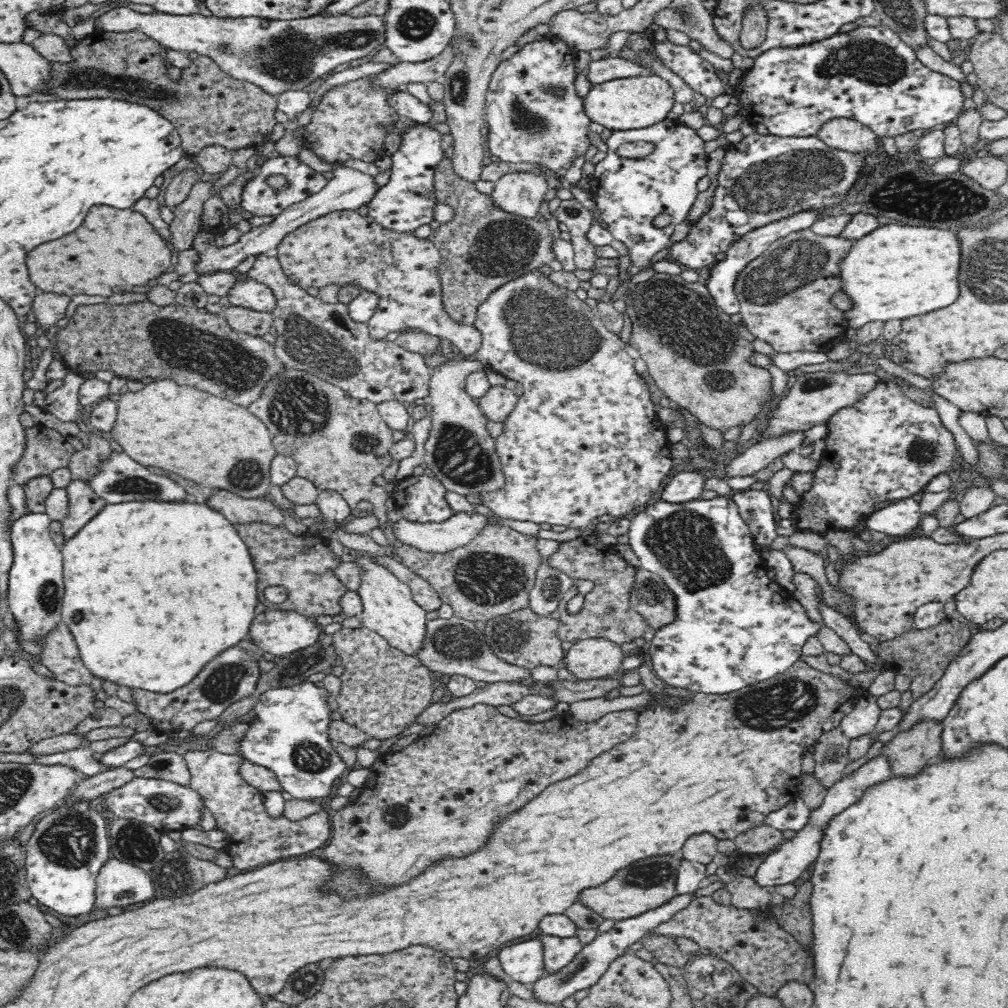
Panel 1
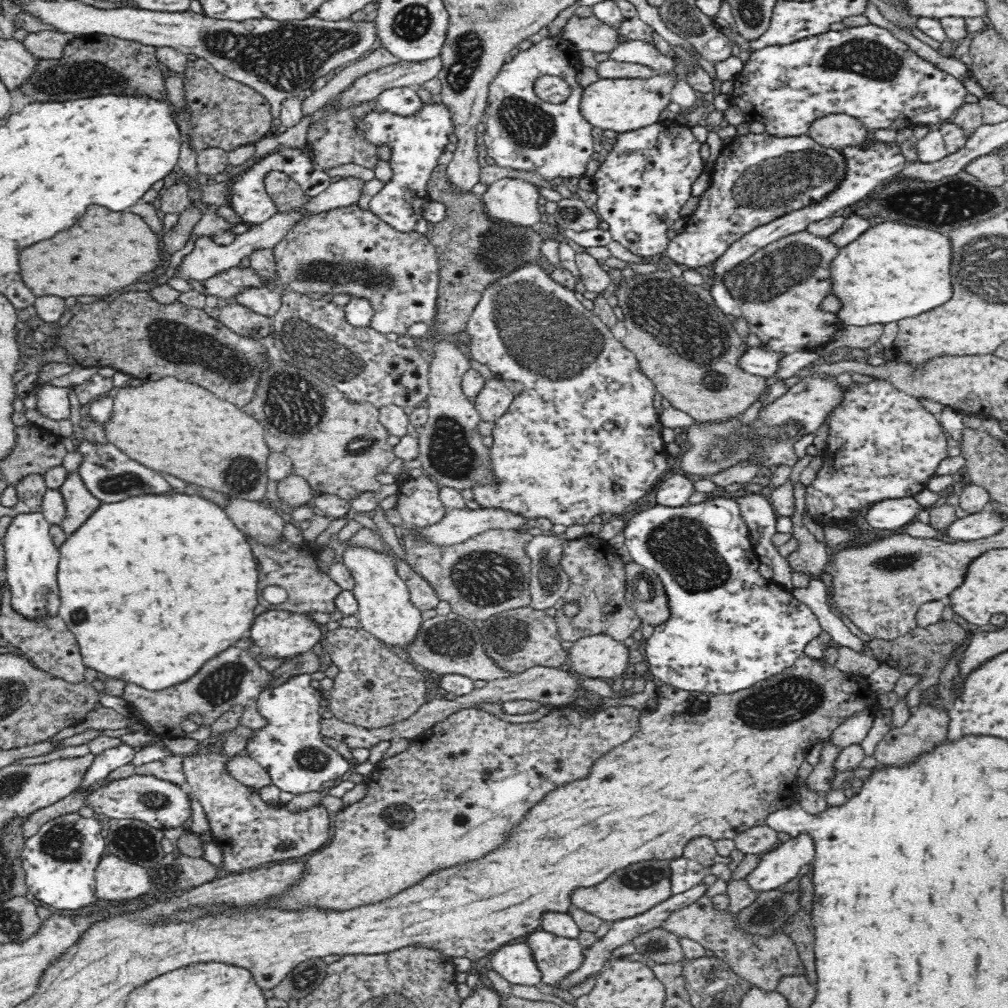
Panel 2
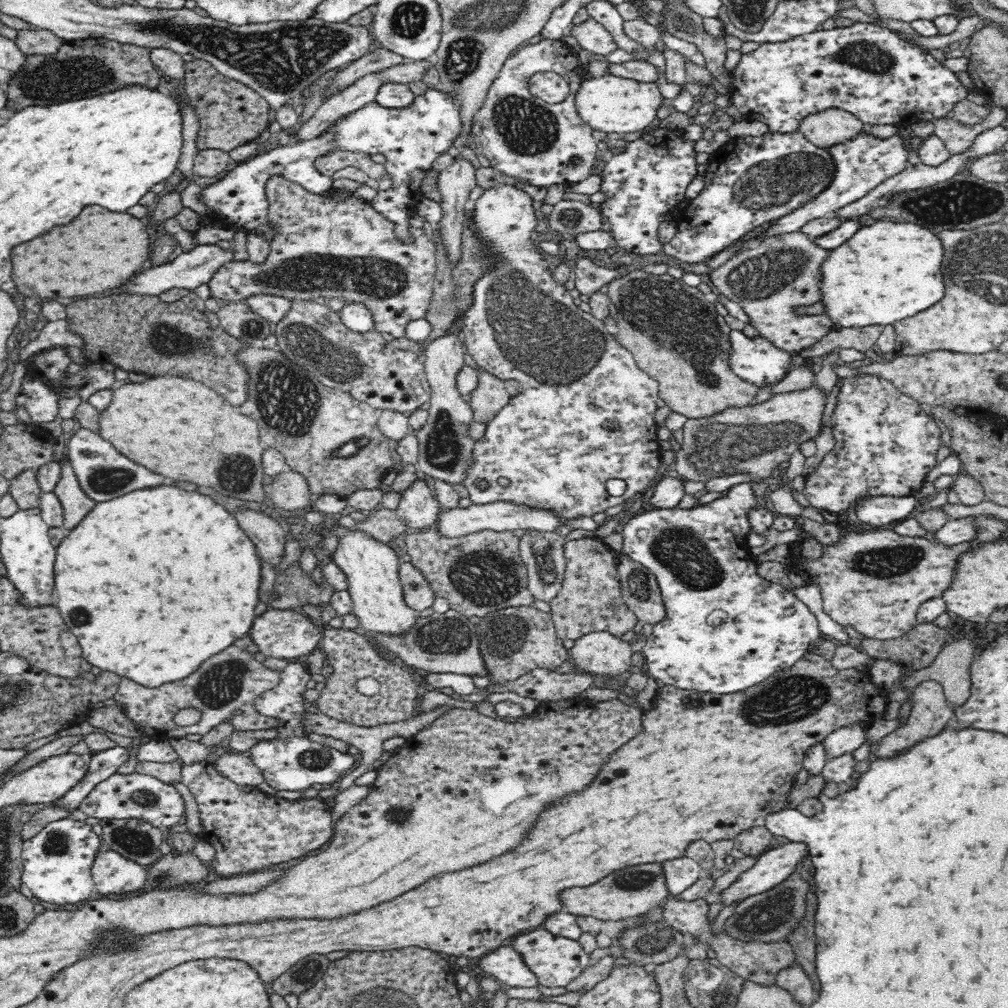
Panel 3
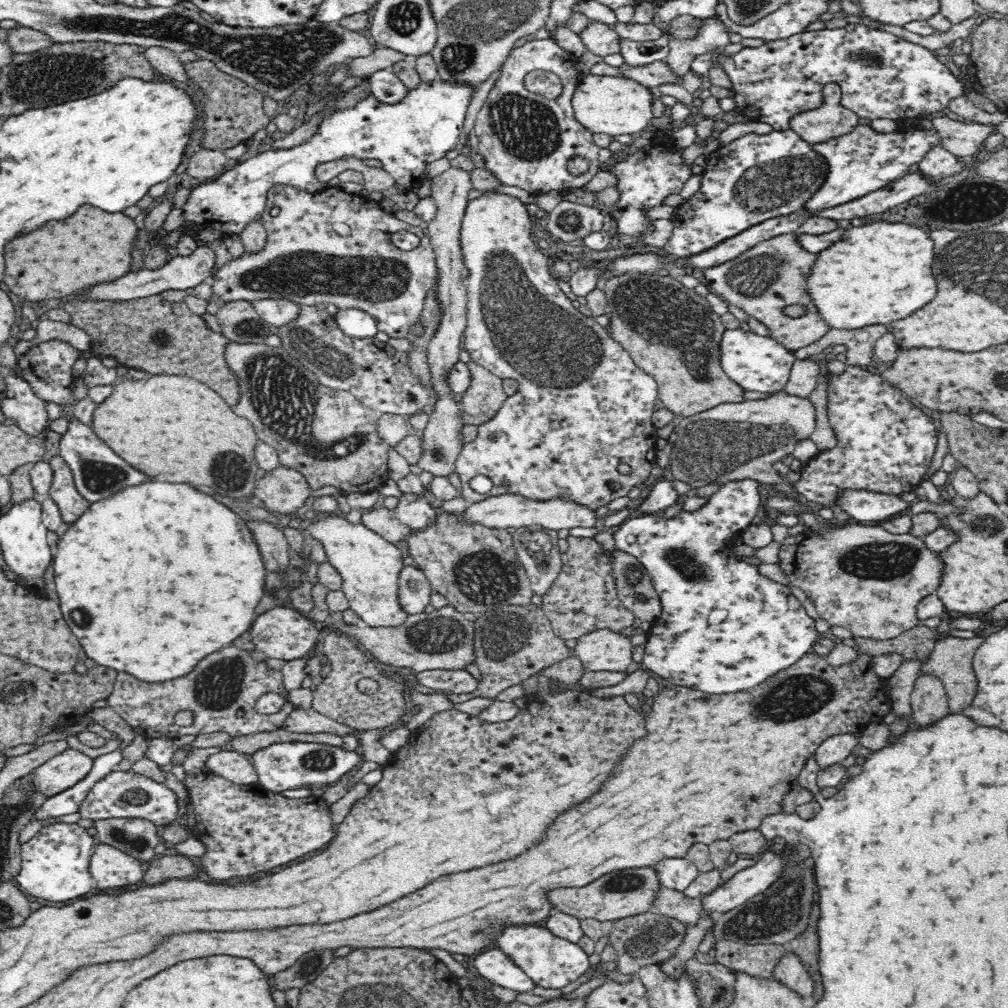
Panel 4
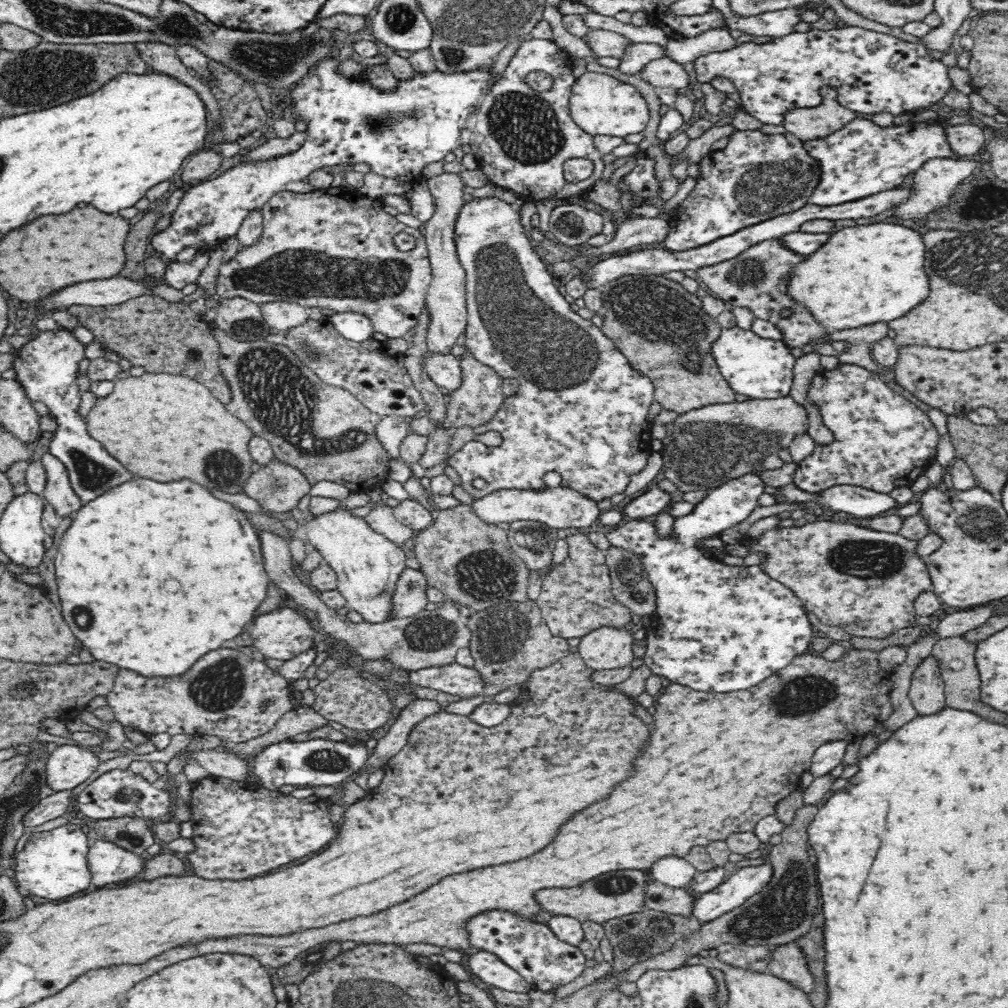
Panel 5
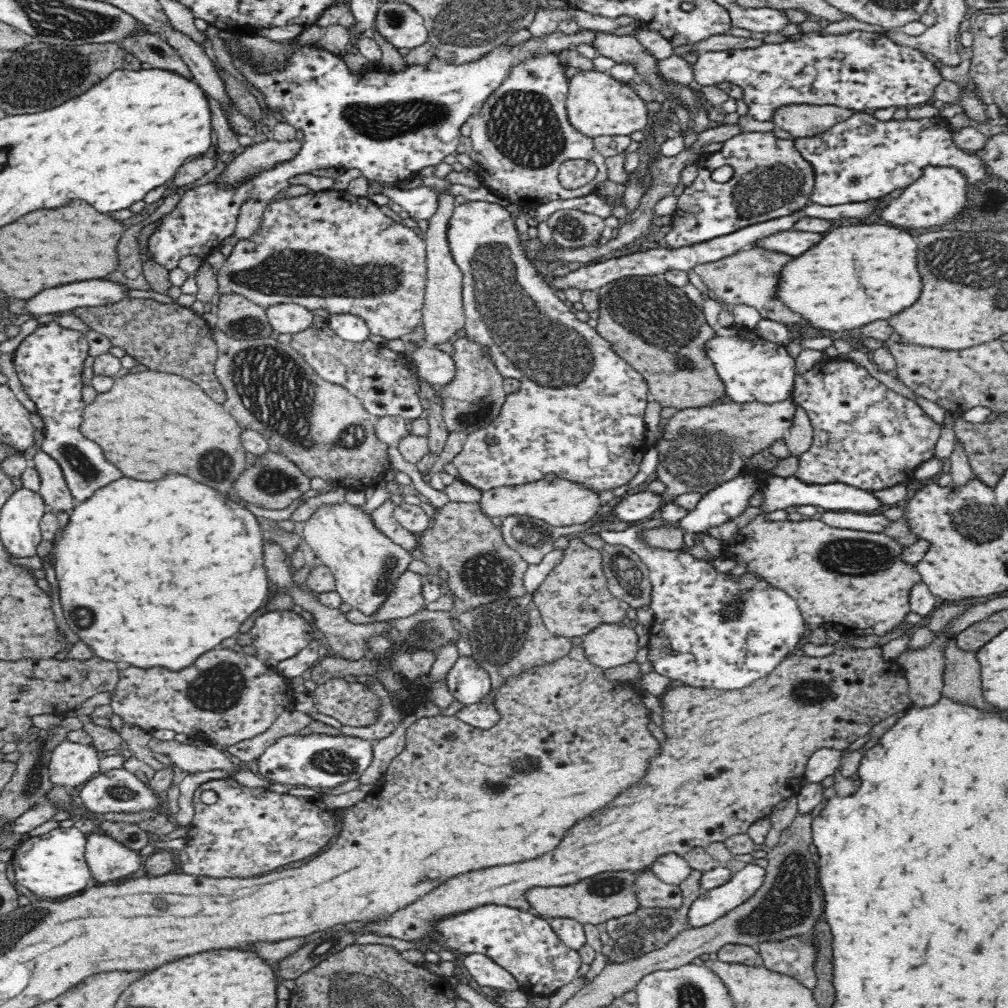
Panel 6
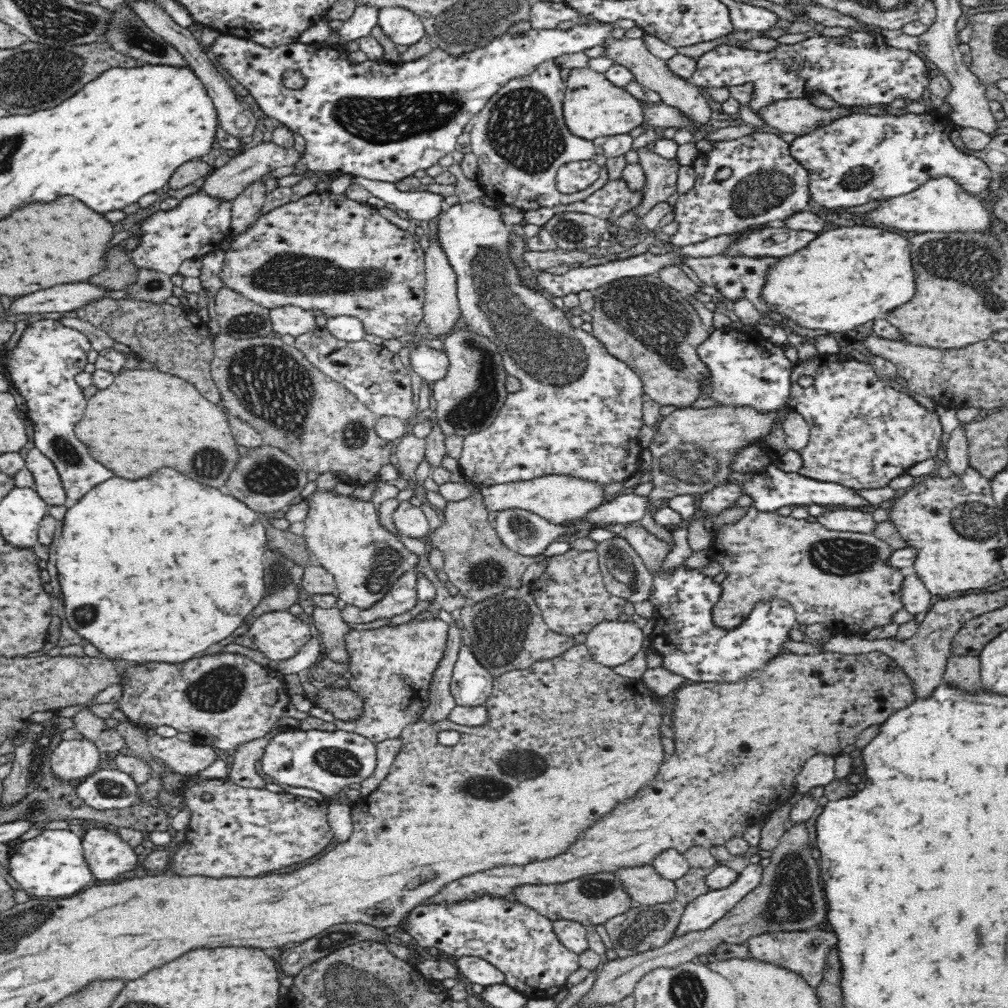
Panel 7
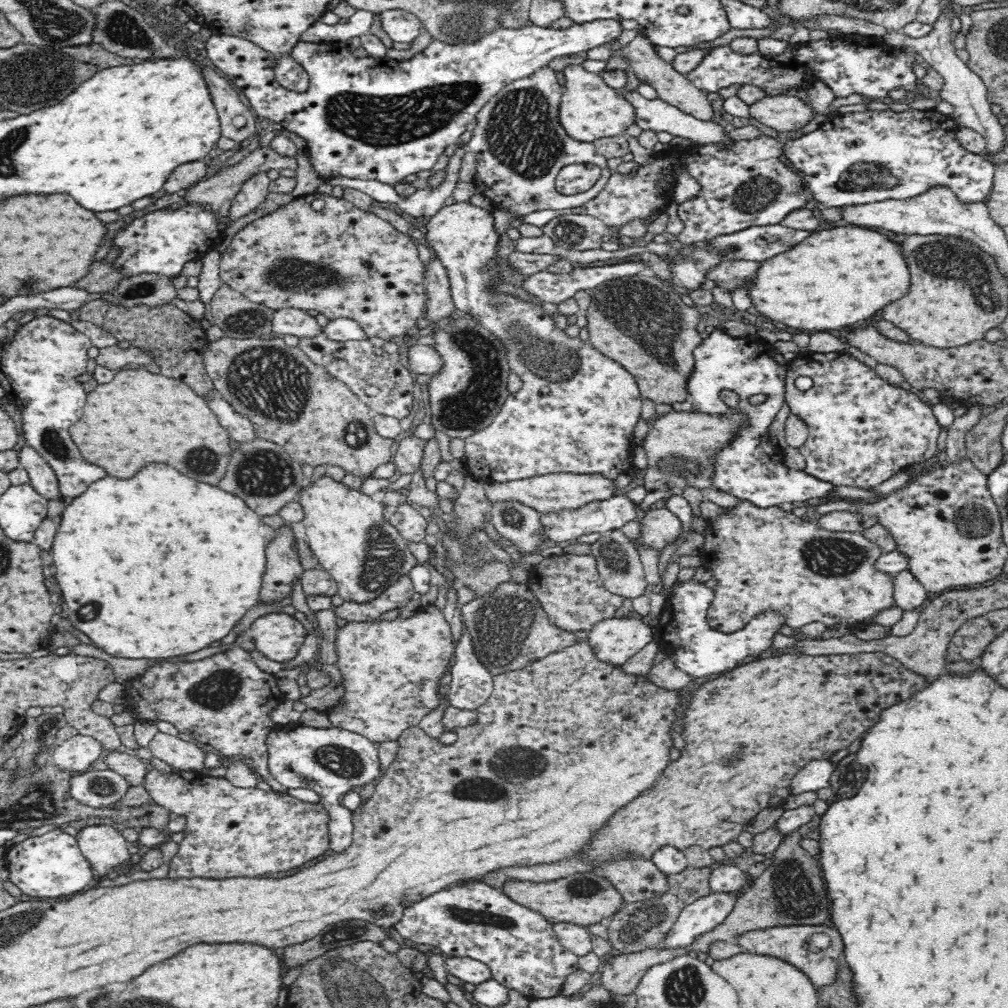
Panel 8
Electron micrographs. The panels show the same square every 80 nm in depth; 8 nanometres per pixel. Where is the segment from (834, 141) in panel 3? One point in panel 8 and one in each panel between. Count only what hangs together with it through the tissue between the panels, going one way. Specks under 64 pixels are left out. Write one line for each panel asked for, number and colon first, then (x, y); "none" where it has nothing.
4: (831, 120)
5: (829, 116)
6: (803, 121)
7: (799, 117)
8: (787, 113)

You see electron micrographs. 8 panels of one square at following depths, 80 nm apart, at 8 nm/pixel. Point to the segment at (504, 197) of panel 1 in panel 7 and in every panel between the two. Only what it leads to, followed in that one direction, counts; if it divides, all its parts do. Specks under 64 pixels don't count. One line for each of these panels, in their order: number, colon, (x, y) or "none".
2: (513, 199)
3: (585, 414)
4: (581, 419)
5: (581, 410)
6: (579, 414)
7: (578, 413)

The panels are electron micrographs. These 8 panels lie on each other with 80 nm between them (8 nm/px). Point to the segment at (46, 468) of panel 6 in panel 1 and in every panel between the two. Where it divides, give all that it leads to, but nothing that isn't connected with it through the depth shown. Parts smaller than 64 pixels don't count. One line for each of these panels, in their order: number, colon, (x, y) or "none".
1: (84, 504)
2: (80, 503)
3: (77, 503)
4: (72, 504)
5: (59, 492)

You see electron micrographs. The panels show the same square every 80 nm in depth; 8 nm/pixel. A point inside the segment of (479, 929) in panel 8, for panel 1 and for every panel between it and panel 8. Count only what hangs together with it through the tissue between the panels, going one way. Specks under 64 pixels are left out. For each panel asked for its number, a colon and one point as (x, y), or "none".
1: (558, 951)
2: (556, 956)
3: (557, 961)
4: (553, 962)
5: (530, 947)
6: (524, 943)
7: (511, 936)

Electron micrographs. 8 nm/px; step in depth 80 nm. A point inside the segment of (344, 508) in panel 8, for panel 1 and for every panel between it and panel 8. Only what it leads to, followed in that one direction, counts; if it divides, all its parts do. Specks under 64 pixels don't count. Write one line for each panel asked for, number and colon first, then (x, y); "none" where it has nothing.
1: (390, 609)
2: (384, 607)
3: (372, 568)
4: (370, 567)
5: (368, 566)
6: (366, 564)
7: (365, 559)

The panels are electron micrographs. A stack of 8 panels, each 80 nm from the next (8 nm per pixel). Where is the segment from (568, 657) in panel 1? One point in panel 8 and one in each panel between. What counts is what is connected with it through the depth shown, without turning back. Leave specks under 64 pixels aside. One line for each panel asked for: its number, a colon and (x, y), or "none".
2: (600, 656)
3: (601, 653)
4: (603, 650)
5: (604, 648)
6: (608, 646)
7: (610, 644)
8: (613, 641)

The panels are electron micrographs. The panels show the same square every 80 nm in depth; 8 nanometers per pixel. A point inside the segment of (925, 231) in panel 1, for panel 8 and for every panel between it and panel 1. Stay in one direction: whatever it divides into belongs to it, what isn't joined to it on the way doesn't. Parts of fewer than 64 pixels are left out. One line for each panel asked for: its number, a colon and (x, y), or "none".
2: (894, 271)
3: (889, 271)
4: (882, 272)
5: (868, 274)
6: (859, 274)
7: (849, 276)
8: (838, 277)

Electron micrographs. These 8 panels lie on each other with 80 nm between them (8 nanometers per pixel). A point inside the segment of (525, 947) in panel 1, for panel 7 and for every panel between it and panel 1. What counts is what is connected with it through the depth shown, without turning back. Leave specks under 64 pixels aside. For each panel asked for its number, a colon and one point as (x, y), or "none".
2: (516, 962)
3: (507, 964)
4: (495, 965)
5: (486, 965)
6: (484, 970)
7: (477, 970)

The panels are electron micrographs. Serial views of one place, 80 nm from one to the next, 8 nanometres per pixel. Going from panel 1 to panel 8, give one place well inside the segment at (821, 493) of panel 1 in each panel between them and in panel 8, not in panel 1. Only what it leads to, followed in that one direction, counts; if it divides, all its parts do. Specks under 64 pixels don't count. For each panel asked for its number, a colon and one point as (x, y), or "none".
2: (882, 443)
3: (886, 444)
4: (885, 444)
5: (882, 441)
6: (866, 435)
7: (864, 433)
8: (862, 430)

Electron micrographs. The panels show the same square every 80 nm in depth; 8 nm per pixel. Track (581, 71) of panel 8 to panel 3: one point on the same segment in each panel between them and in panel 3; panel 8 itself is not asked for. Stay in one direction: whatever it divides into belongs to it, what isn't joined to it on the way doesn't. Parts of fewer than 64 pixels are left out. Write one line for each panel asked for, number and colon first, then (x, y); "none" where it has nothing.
3: (610, 104)
4: (613, 105)
5: (600, 104)
6: (597, 104)
7: (593, 106)

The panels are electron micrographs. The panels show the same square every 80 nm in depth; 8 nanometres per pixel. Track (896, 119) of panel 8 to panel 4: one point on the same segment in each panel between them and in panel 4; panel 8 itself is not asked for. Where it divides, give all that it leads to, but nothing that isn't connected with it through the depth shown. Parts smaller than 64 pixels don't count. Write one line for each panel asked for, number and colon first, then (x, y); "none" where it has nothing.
4: (860, 162)
5: (863, 158)
6: (862, 158)
7: (861, 158)

